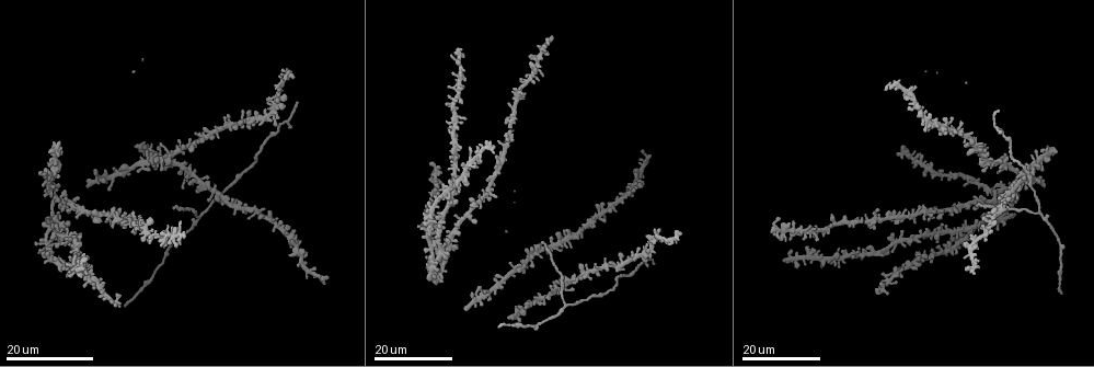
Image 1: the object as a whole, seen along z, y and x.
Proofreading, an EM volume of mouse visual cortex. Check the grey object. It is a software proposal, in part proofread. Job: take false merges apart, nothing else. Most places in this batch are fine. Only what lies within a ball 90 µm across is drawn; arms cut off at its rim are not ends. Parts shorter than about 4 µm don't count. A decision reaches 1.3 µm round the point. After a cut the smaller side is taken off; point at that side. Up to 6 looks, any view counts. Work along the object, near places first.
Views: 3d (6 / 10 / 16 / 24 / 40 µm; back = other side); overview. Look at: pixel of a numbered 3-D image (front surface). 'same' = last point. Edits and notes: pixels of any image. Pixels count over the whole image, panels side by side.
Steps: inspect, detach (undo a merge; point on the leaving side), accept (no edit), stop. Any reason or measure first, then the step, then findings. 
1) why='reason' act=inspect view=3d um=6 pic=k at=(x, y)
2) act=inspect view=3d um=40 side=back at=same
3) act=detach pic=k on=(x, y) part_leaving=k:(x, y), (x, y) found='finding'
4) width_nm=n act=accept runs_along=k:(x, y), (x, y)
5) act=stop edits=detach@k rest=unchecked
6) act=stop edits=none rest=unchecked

why='looks like a crossing' act=inspect view=3d um=16 pic=1 at=(162, 163)

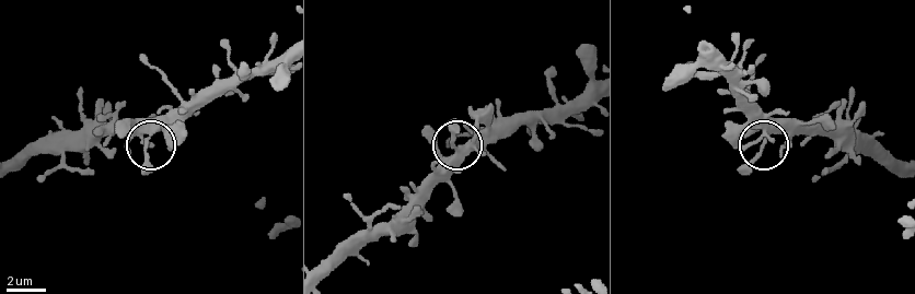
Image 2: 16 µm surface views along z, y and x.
why='zoom in' act=inspect view=3d um=10 pic=2 at=(151, 133)

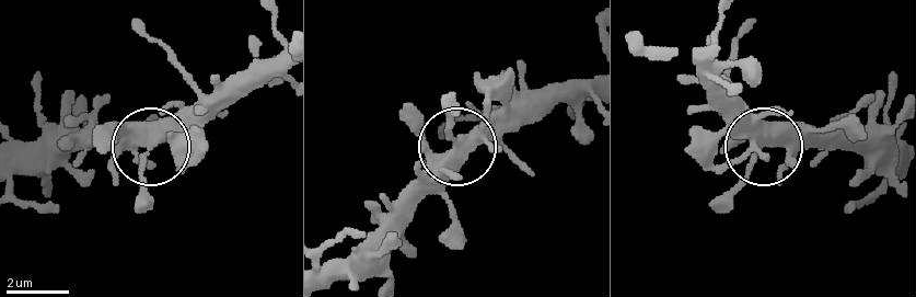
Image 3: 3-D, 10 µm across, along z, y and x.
side_arm_um=55 act=accept found='continuous, no second cell'

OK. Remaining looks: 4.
why='branch point' act=inspect view=3d um=16 pic=1 at=(566, 304)

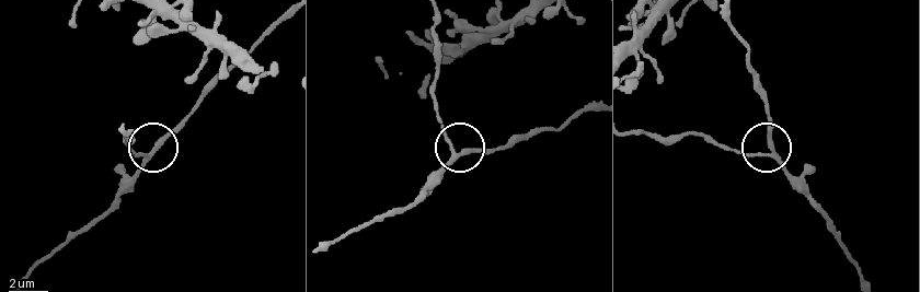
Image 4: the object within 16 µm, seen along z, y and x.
act=inspect view=3d um=6 pic=4 at=(154, 151)

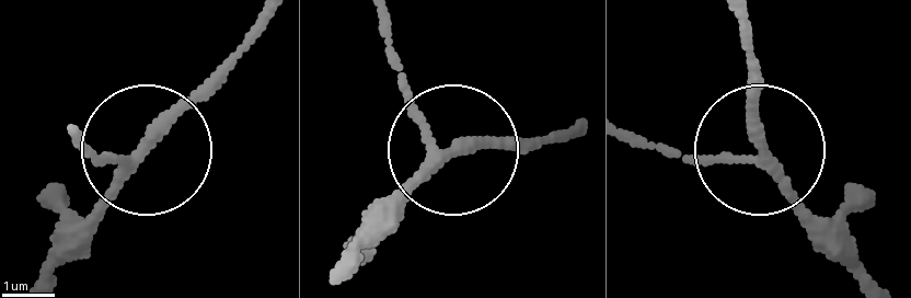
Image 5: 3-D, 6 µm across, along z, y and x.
arms=3 act=accept found='all the same cell'

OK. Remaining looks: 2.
why='branch point' act=inspect view=3d um=24 pic=1 at=(208, 133)

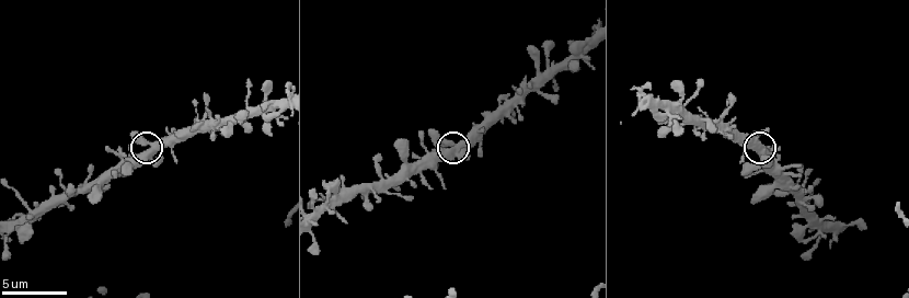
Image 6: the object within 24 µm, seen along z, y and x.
act=inspect view=3d um=10 pic=6 at=(150, 145)

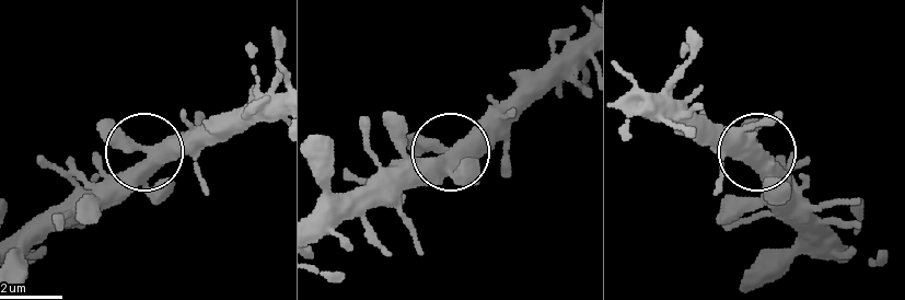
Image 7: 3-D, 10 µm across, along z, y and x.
act=accept found='all the same cell'

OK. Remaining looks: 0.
act=stop edits=none rest=unchecked

